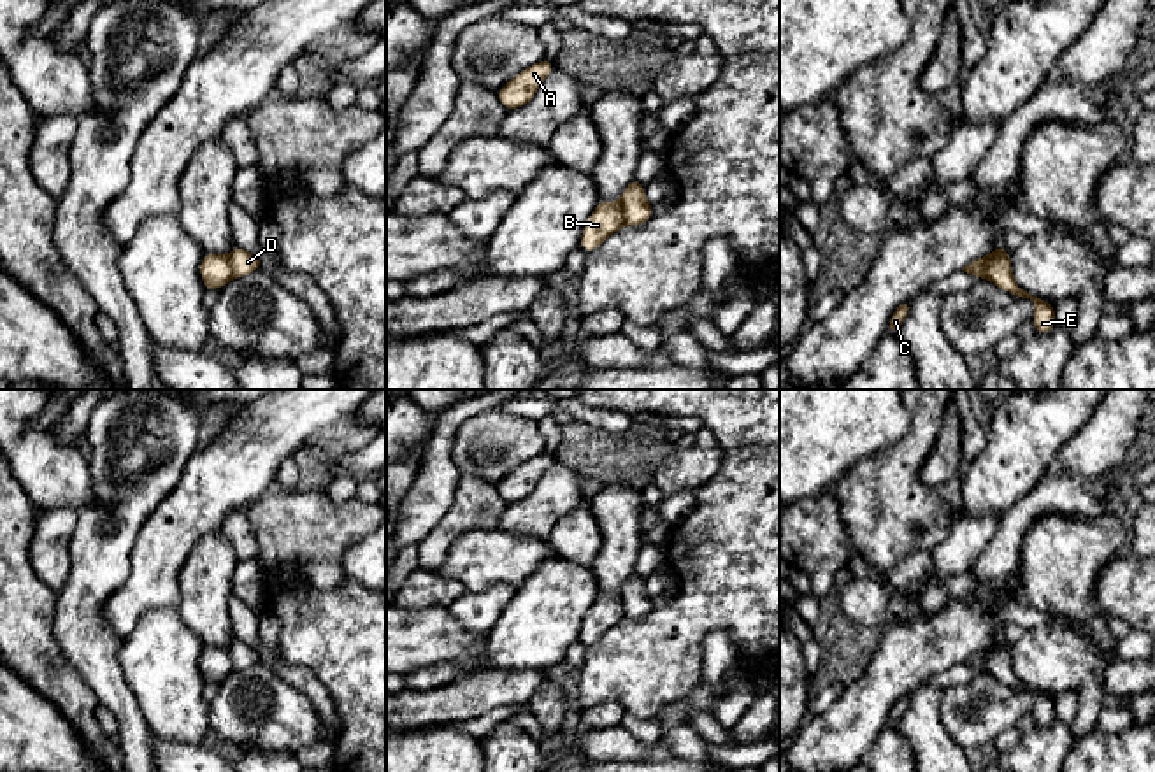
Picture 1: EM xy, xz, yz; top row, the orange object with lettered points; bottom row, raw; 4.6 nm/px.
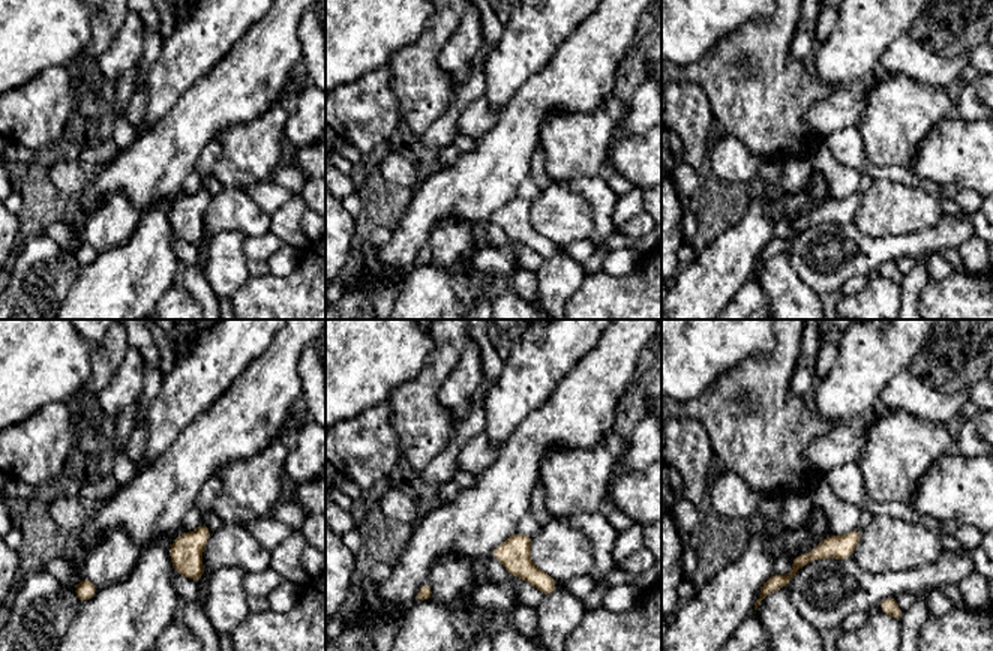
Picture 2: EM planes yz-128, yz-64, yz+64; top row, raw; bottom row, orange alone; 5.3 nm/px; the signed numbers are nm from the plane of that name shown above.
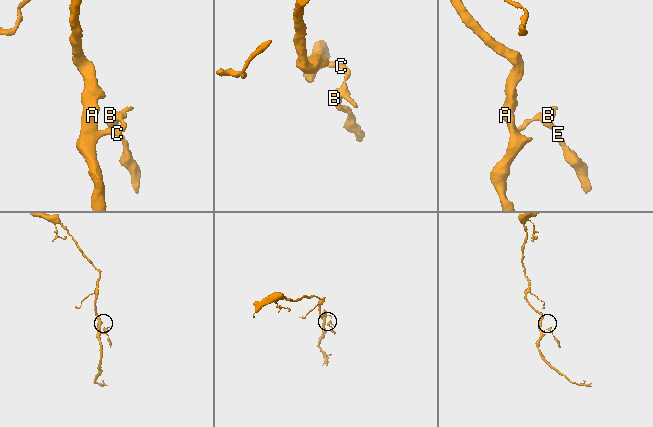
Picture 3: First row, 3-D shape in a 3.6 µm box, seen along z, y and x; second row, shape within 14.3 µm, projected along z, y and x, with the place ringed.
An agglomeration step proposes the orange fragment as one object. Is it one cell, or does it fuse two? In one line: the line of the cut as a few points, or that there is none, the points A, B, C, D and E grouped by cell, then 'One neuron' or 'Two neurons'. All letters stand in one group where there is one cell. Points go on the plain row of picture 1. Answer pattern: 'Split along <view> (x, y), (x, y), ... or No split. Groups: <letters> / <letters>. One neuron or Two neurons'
Split along yz (996, 644), (982, 669). Groups: A C D / B E. Two neurons

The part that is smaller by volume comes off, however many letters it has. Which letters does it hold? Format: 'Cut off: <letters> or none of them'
Cut off: B, E

